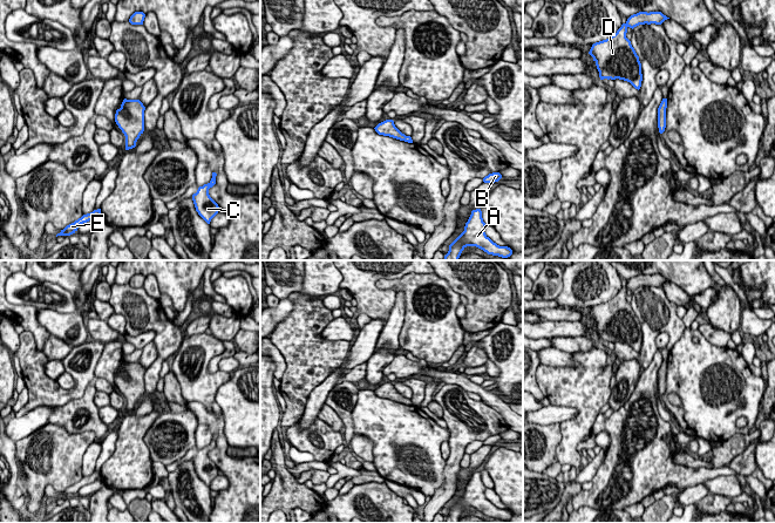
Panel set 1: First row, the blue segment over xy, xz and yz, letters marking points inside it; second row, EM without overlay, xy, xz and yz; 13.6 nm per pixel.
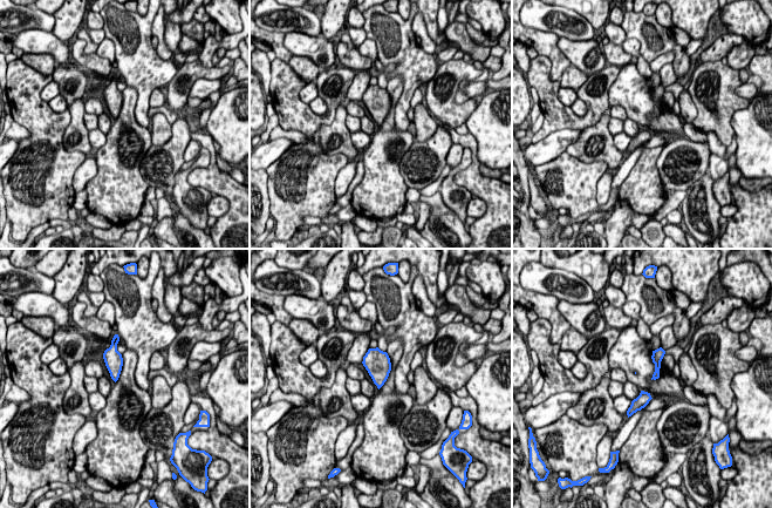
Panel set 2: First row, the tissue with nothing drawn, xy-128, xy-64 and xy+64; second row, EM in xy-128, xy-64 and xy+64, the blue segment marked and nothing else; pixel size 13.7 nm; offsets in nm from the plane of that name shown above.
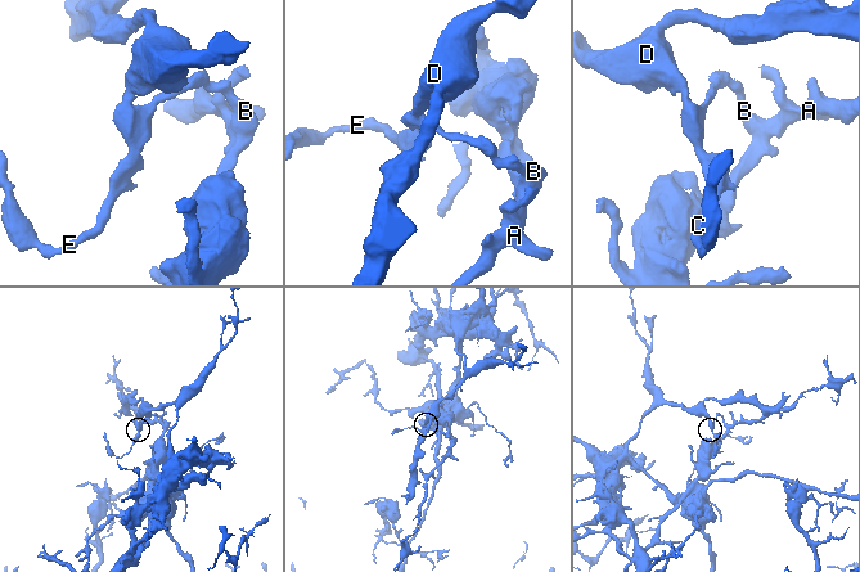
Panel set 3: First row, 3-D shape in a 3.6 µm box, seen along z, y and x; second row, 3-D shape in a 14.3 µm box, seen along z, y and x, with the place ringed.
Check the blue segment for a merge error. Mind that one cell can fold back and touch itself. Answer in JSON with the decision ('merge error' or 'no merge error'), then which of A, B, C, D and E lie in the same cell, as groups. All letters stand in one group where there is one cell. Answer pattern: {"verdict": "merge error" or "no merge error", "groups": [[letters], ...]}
{"verdict": "merge error", "groups": [["A", "B", "C"], ["D", "E"]]}

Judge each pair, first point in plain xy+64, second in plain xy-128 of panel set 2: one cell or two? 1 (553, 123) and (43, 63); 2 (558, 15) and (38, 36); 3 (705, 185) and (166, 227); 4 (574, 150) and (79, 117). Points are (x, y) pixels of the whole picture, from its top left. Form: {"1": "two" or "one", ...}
{"1": "two", "2": "two", "3": "two", "4": "one"}

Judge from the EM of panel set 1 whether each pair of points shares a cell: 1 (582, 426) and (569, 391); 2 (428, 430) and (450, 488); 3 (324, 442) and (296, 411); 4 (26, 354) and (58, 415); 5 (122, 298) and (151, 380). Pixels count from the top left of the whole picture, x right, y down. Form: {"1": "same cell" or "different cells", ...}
{"1": "same cell", "2": "different cells", "3": "different cells", "4": "different cells", "5": "same cell"}

